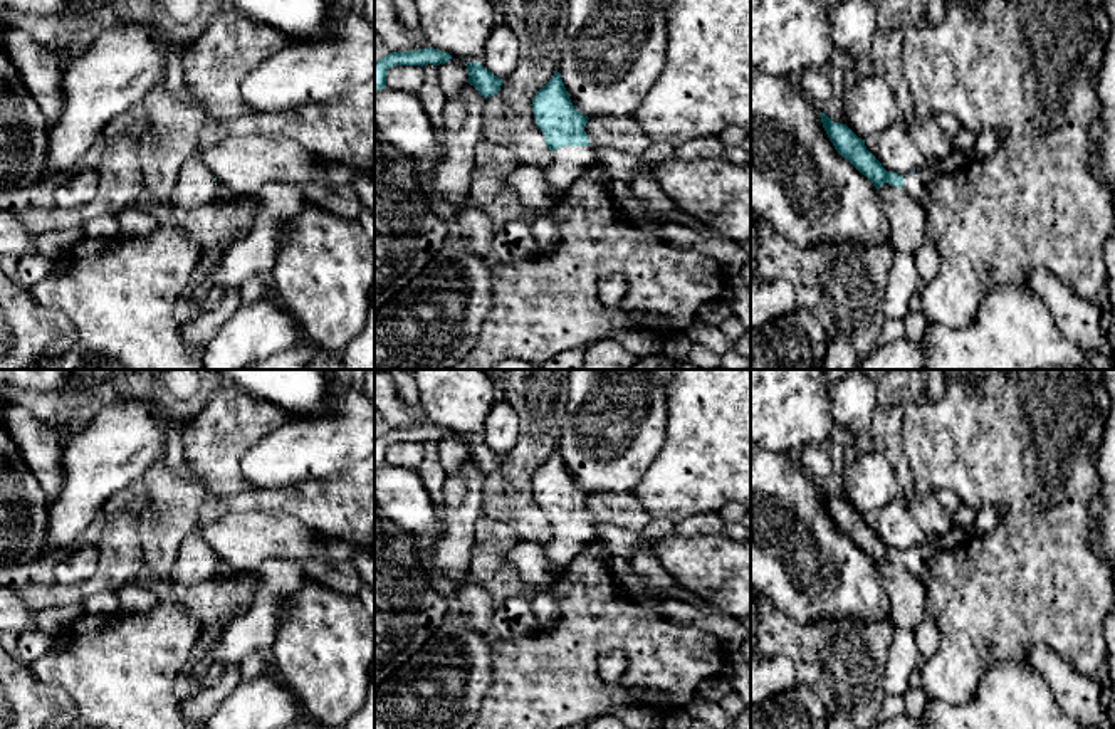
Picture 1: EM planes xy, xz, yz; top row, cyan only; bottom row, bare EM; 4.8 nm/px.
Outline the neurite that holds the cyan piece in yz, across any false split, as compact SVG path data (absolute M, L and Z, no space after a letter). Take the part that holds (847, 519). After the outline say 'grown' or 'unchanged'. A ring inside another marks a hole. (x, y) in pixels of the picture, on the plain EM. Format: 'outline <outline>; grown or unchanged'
outline M819 489L819 494L835 526L861 551L865 551L877 566L888 559L892 563L903 564L920 581L927 578L929 563L935 554L930 538L917 548L910 548L907 551L887 548L866 526L865 516L858 514L846 501L833 499L823 489Z; grown

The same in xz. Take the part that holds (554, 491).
outline M559 448L536 469L531 482L546 522L552 527L542 548L551 571L559 578L596 539L596 526L584 507L589 494L574 485Z; grown

